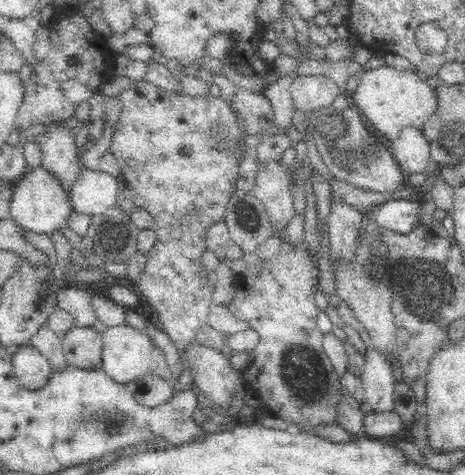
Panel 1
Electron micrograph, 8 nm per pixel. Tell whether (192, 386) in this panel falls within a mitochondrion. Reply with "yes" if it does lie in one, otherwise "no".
no

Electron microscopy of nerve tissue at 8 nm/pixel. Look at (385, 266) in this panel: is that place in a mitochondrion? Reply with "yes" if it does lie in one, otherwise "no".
yes

